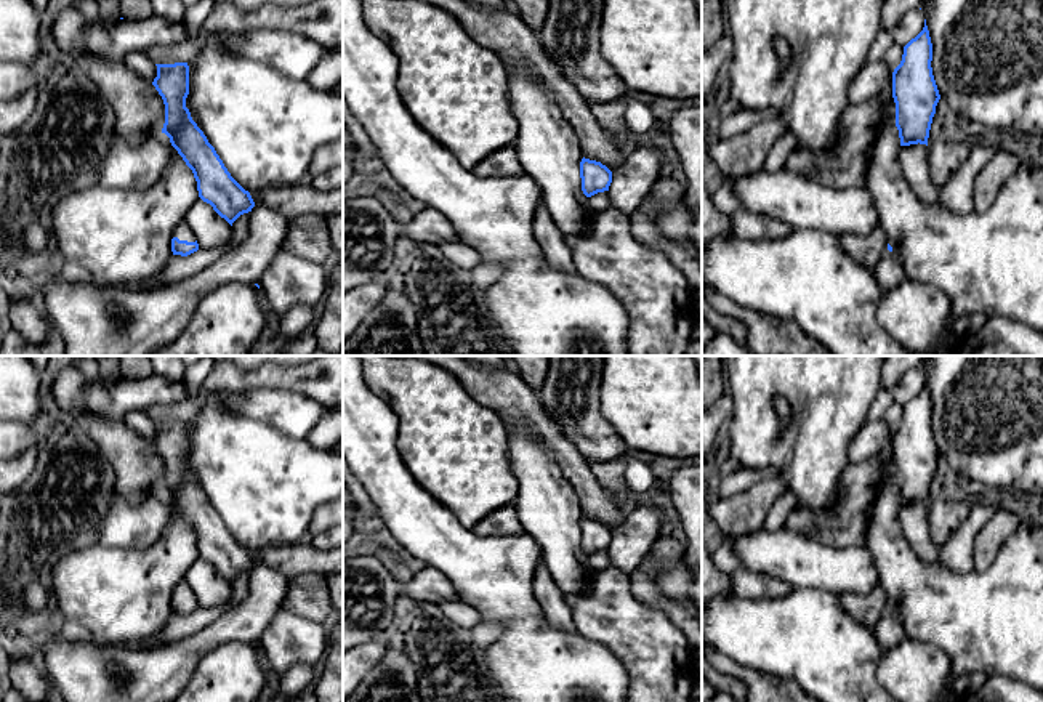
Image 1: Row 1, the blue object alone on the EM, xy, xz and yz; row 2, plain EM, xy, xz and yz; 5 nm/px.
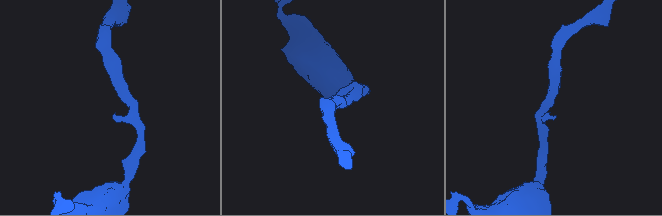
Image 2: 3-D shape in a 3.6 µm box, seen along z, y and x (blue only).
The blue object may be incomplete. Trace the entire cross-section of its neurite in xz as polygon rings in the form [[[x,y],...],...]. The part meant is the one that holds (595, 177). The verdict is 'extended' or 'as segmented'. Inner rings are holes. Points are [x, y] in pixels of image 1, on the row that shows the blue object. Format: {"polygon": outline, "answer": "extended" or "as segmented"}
{"polygon": [[[582,159],[580,162],[582,191],[586,197],[609,191],[612,171],[601,162]]], "answer": "as segmented"}

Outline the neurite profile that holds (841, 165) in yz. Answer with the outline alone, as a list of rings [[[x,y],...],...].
[[[892,93],[849,104],[841,117],[836,141],[819,152],[795,149],[785,168],[835,189],[862,188],[872,146],[884,122],[896,123]]]

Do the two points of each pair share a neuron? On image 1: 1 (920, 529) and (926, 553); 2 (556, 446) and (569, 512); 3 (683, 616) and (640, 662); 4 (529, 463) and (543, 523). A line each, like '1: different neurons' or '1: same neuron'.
1: same neuron
2: different neurons
3: different neurons
4: same neuron

